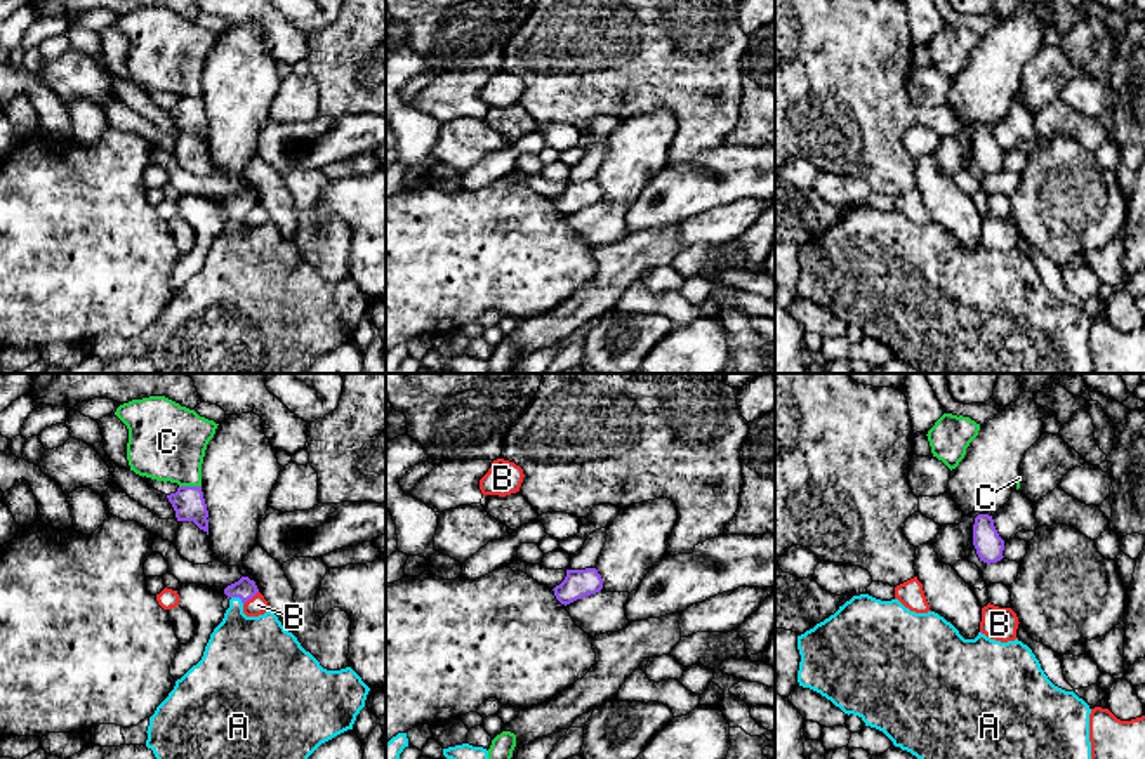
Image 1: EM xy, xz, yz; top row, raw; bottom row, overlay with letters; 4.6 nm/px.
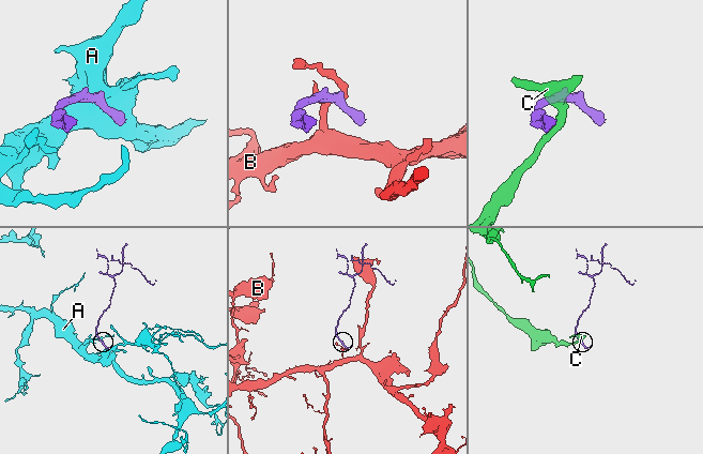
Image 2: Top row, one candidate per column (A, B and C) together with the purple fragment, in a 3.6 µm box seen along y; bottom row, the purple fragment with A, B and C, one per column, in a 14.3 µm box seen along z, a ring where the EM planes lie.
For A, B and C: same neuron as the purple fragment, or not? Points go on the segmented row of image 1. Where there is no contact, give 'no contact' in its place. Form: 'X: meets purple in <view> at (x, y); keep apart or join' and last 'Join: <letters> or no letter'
A: meets purple in xy at (238, 596); join
B: meets purple in xy at (251, 598); keep apart
C: meets purple in xy at (190, 487); keep apart
Join: A

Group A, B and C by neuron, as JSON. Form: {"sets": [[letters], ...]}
{"sets": [["A"], ["B"], ["C"]]}

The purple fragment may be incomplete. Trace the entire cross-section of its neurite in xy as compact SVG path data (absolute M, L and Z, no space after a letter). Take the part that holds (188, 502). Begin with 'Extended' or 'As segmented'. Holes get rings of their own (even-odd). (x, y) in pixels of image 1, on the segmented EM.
As segmented. M179 486L175 493L167 495L175 511L177 521L193 521L208 535L208 511L202 486Z

